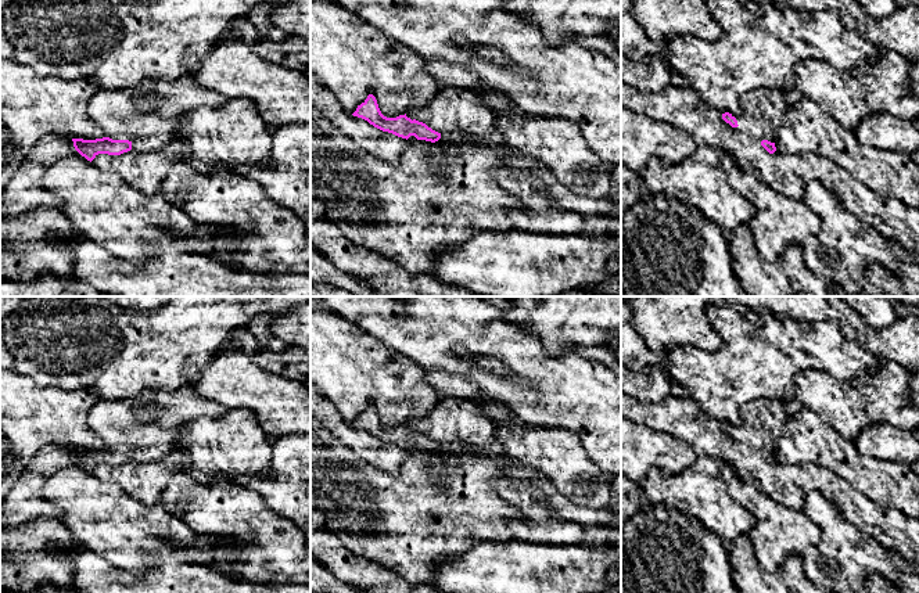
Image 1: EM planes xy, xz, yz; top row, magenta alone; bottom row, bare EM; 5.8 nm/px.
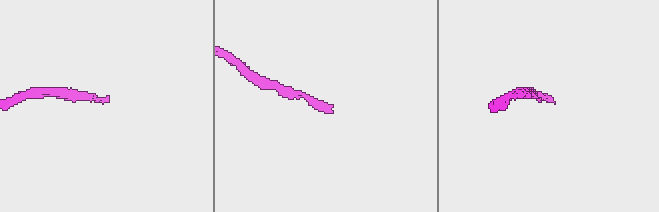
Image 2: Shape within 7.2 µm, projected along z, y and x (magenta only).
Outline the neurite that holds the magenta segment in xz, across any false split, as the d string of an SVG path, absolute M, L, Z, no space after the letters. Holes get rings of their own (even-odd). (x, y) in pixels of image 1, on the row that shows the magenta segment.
M369 94L367 98L358 105L352 115L367 121L370 125L383 132L392 133L406 140L410 136L414 136L417 140L431 143L441 140L442 143L464 144L470 141L470 137L462 130L452 130L441 134L423 122L416 119L412 121L406 116L406 114L396 118L387 118L381 114L377 100L373 94Z

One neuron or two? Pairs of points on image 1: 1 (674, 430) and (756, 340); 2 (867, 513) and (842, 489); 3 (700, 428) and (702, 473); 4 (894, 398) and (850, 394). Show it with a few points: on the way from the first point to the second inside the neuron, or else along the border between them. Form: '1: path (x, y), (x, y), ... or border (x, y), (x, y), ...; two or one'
1: border (674, 394), (690, 398), (707, 416), (720, 423); two
2: path (861, 509), (847, 495); one
3: border (699, 456), (713, 456), (718, 460); two
4: path (883, 398), (861, 398); one

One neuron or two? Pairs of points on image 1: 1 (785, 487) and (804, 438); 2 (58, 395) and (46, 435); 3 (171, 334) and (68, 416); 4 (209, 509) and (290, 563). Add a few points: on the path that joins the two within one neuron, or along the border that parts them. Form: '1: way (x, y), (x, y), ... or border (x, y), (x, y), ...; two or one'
1: border (788, 462), (797, 464), (810, 463); two
2: way (63, 405), (63, 419), (56, 426); one
3: border (65, 391), (93, 387), (101, 398); two
4: way (230, 513), (239, 518), (250, 520), (269, 542); one

